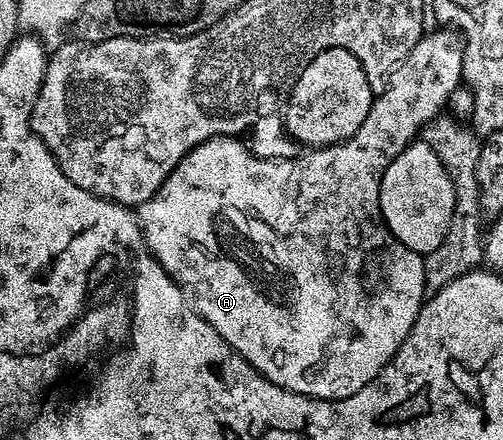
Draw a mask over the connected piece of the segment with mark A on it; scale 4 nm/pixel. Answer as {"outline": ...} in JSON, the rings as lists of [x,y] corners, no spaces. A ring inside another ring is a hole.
{"outline":[[[428,31],[423,39],[417,42],[417,46],[413,46],[409,55],[391,71],[382,89],[384,92],[380,91],[374,97],[371,109],[365,116],[365,122],[362,122],[350,139],[304,151],[292,160],[263,160],[255,156],[242,139],[234,136],[214,136],[204,144],[197,145],[192,152],[187,152],[185,158],[181,158],[179,165],[169,174],[169,178],[165,178],[163,185],[155,191],[153,198],[138,205],[137,219],[148,250],[163,267],[165,274],[169,274],[171,281],[183,291],[183,297],[191,304],[191,309],[202,320],[209,322],[209,326],[213,326],[213,330],[217,330],[217,334],[221,334],[225,342],[229,342],[232,352],[241,353],[259,373],[269,378],[272,384],[288,388],[290,392],[311,396],[315,400],[344,400],[357,394],[357,390],[364,388],[378,372],[383,371],[383,367],[391,361],[396,350],[408,343],[416,327],[419,310],[425,303],[423,256],[403,245],[387,228],[379,205],[379,187],[382,175],[389,164],[409,147],[434,116],[440,115],[447,108],[449,94],[453,94],[453,90],[460,87],[463,79],[463,41],[454,31],[438,31]],[[287,222],[311,222],[303,224],[307,228],[311,226],[311,246],[307,244],[305,250],[297,246],[299,250],[289,248],[287,252]]]}

